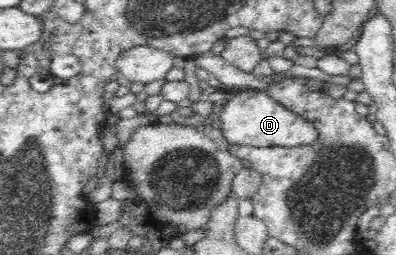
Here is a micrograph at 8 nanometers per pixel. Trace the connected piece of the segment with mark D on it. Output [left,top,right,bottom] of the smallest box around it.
[217,89,316,149]

